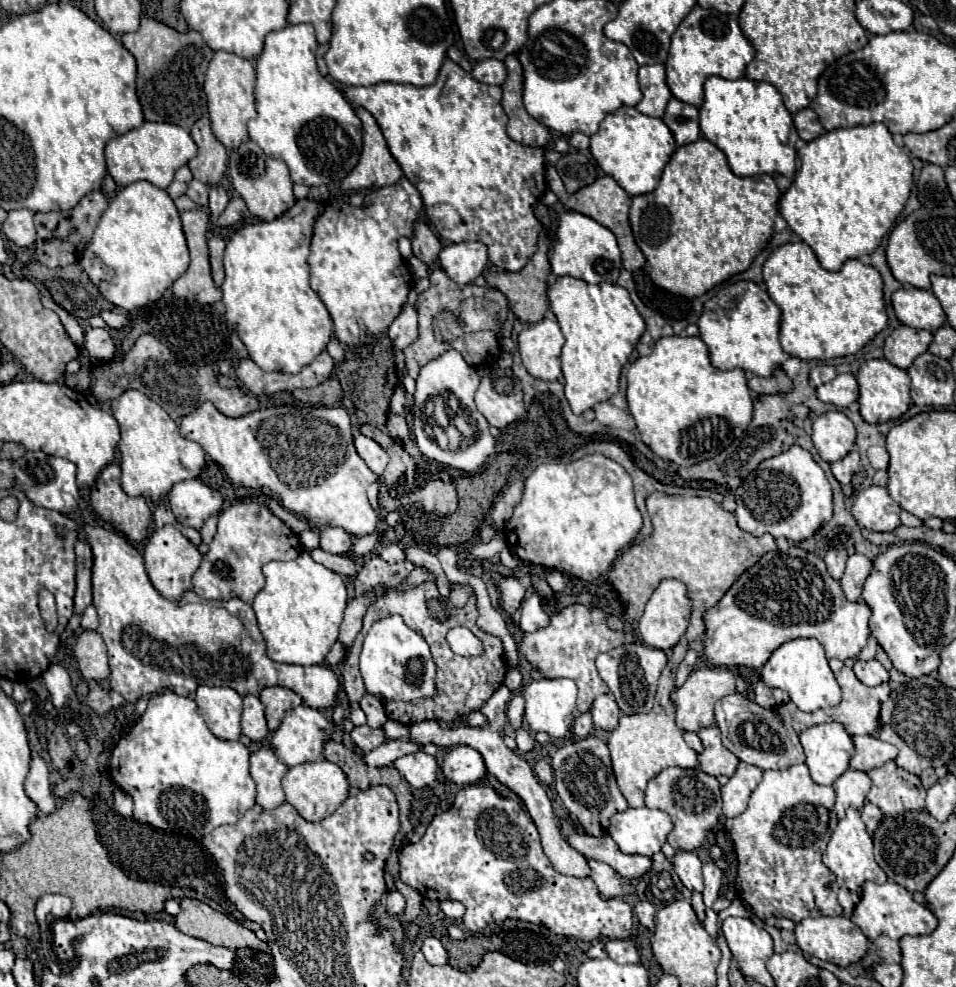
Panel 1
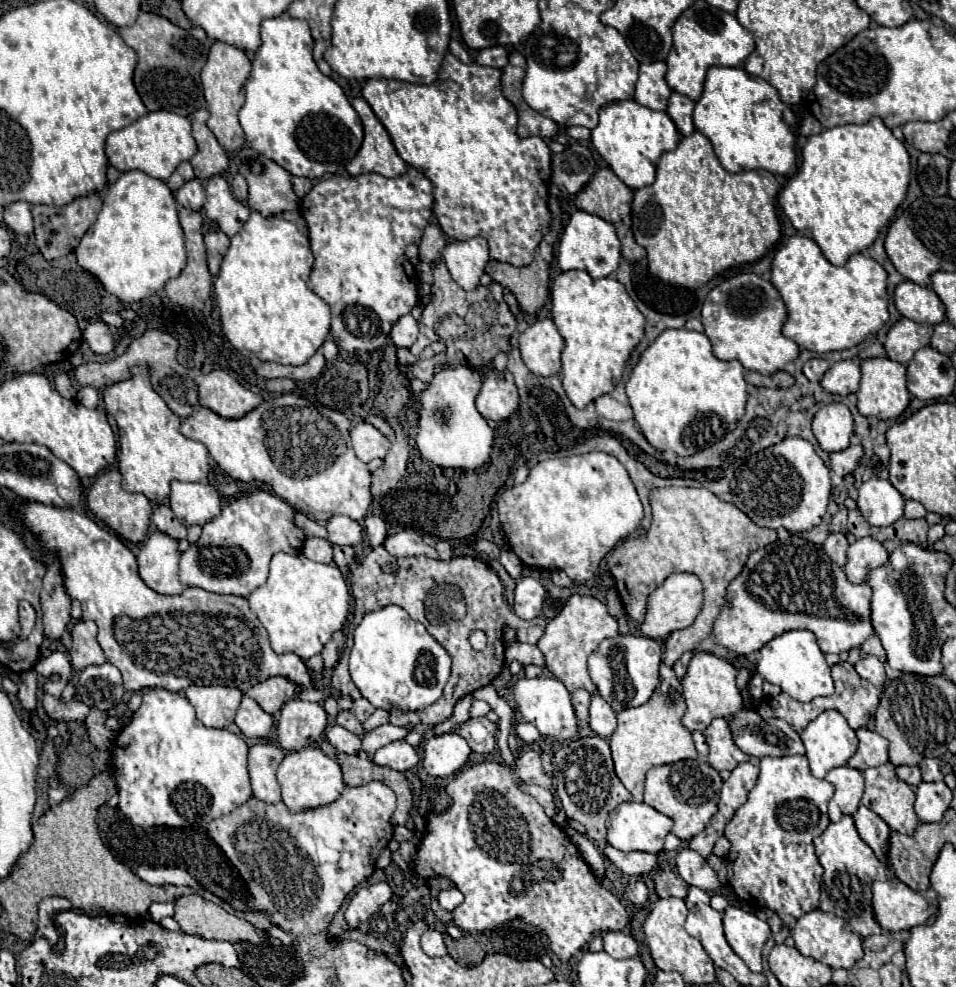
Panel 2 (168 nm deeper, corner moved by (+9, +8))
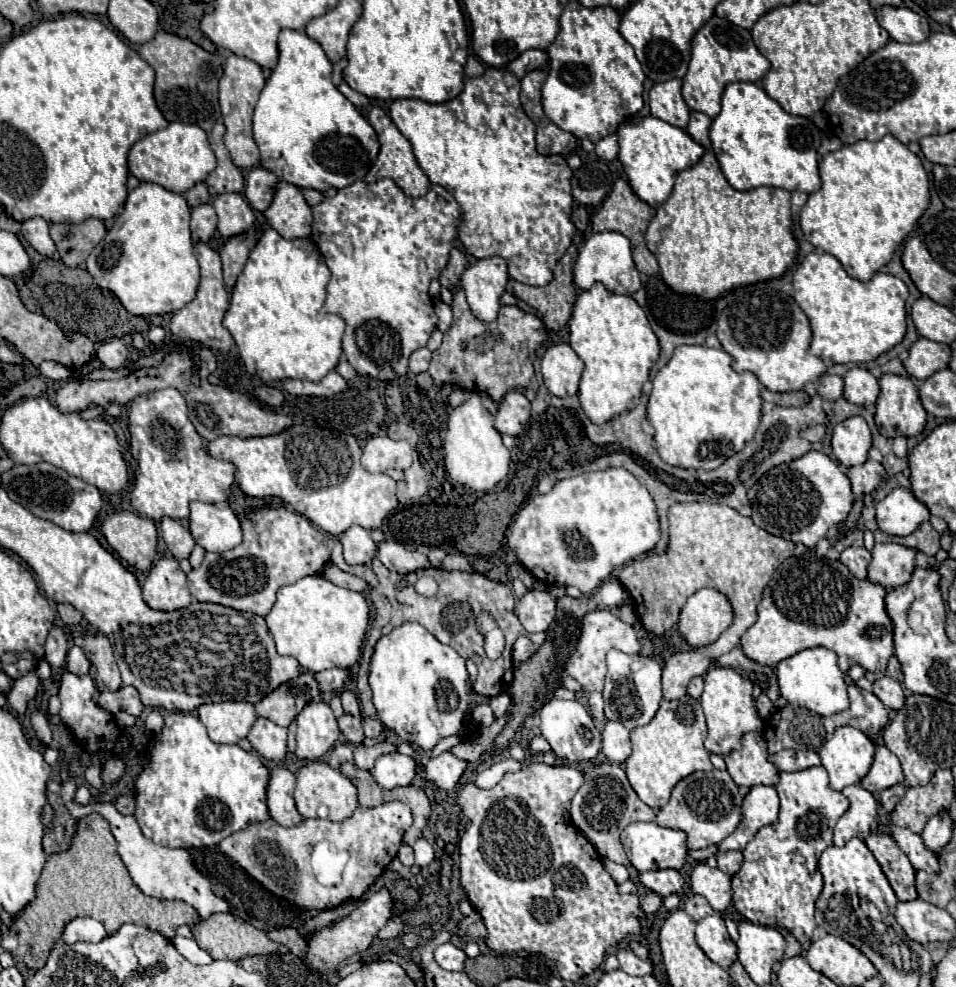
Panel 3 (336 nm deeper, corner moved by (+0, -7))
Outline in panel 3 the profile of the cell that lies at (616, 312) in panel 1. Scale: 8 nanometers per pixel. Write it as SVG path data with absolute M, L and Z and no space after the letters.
M598 282L578 296L568 326L570 346L586 364L578 390L586 416L594 424L604 424L614 416L636 408L642 386L660 354L658 338L636 300L632 296L618 296Z

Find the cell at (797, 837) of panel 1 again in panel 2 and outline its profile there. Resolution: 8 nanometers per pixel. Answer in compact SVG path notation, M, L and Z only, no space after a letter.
M805 755L779 759L763 757L759 769L761 771L757 783L749 791L747 803L735 811L735 815L725 827L725 837L731 843L727 879L741 901L747 901L749 905L765 905L767 909L775 911L789 929L793 929L803 913L819 909L823 867L815 855L813 837L819 837L829 825L827 803L833 797L835 787L825 779L817 779L809 773L809 763Z

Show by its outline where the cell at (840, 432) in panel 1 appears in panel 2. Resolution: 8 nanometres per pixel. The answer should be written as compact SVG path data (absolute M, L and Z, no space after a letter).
M829 403L813 417L813 435L819 447L827 453L843 451L849 447L853 435L853 417L843 403Z

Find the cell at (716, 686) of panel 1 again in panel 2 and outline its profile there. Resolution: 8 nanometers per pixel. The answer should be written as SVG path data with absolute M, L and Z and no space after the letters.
M701 651L701 653L693 655L693 659L687 667L687 675L681 679L683 697L687 703L687 709L685 709L681 723L689 731L705 731L705 727L709 725L711 719L729 717L741 709L741 693L735 685L735 675L737 675L735 667L713 653Z

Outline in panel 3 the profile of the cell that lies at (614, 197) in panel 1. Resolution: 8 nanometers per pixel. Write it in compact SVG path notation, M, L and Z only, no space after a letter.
M618 180L610 192L610 196L604 200L602 208L594 214L592 218L592 228L594 232L606 232L606 230L612 230L612 232L622 232L624 236L630 236L630 242L634 244L634 262L638 266L638 270L646 276L654 276L658 274L658 260L656 256L646 248L646 240L644 240L644 232L648 228L648 222L652 220L652 216L656 214L656 210L646 204L644 200L640 200L634 190L630 188L628 180Z

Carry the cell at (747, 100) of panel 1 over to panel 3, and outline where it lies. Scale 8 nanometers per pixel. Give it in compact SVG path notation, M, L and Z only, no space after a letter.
M732 82L726 86L722 112L710 126L710 140L726 180L740 192L758 186L774 186L810 194L822 184L818 176L820 128L804 116L788 114L754 82Z

